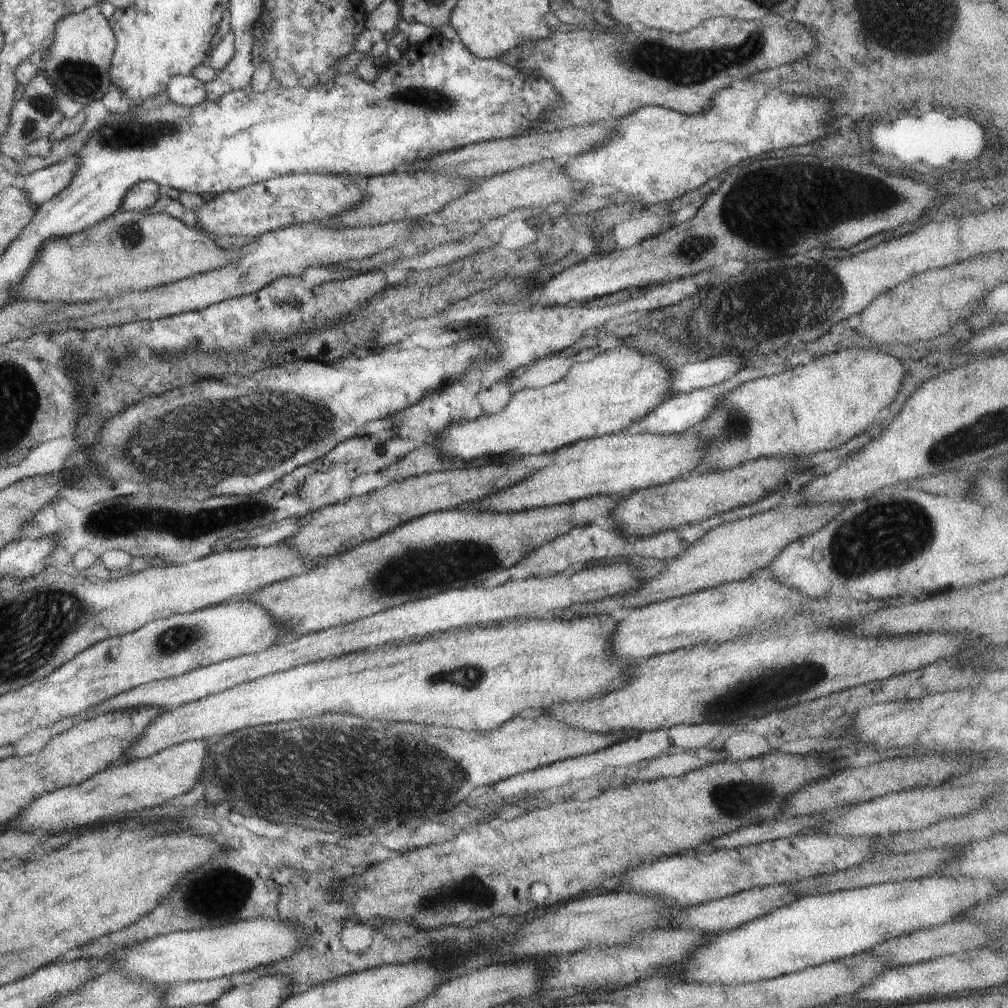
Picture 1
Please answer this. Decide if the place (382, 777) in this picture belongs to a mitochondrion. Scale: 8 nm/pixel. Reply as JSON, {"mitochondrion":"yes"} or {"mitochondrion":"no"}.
{"mitochondrion":"yes"}

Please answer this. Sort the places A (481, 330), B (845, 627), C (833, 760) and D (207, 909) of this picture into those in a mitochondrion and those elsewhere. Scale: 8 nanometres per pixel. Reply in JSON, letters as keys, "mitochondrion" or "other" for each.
{"A":"other","B":"other","C":"other","D":"mitochondrion"}

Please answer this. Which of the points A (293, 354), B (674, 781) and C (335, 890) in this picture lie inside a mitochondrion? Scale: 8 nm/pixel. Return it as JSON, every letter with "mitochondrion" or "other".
{"A":"other","B":"other","C":"other"}

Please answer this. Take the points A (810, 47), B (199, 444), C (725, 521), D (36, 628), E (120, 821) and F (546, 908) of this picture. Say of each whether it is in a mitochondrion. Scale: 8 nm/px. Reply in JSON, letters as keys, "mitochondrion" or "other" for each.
{"A":"other","B":"mitochondrion","C":"other","D":"mitochondrion","E":"other","F":"other"}

